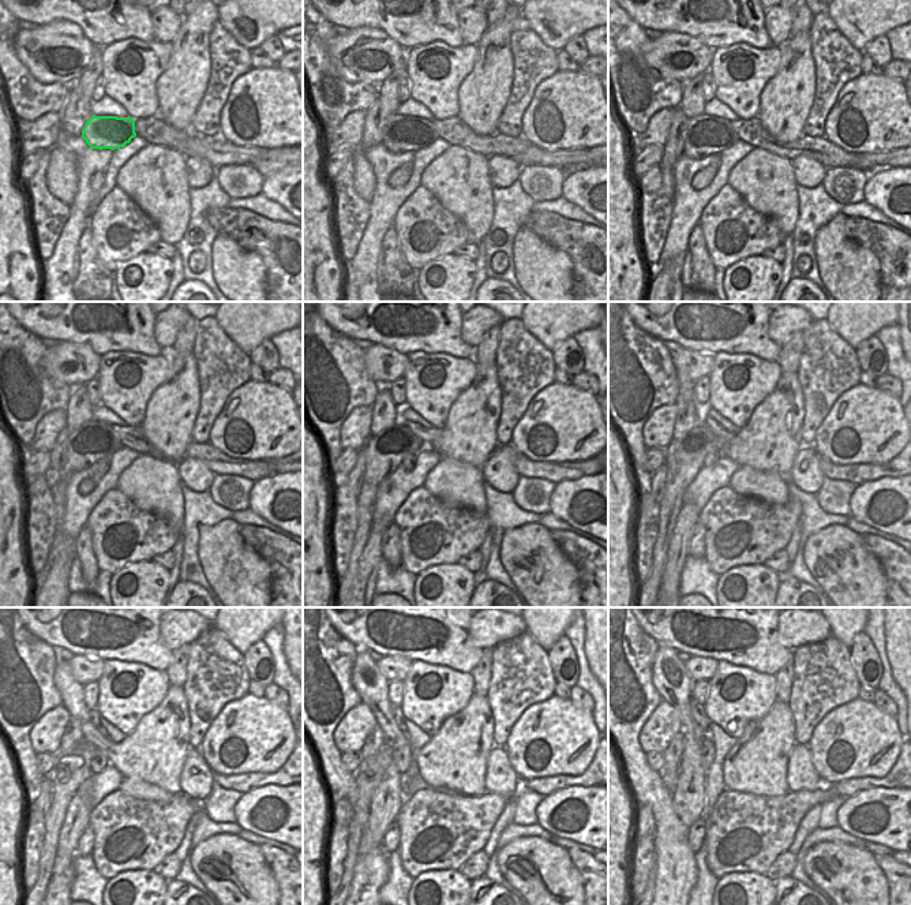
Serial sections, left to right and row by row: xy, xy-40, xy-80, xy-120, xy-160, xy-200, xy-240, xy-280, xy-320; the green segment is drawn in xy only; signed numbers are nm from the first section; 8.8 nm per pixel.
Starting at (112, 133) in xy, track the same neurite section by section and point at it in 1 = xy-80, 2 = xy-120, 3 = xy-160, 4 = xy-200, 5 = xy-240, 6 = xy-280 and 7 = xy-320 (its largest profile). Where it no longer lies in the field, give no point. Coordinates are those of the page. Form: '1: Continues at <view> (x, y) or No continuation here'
1: Continues at xy-80 (705, 135)
2: Continues at xy-120 (94, 440)
3: Continues at xy-160 (385, 452)
4: Continues at xy-200 (685, 457)
5: Continues at xy-240 (72, 767)
6: Continues at xy-280 (371, 773)
7: Continues at xy-320 (652, 875)

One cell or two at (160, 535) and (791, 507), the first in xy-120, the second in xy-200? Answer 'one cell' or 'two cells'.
one cell

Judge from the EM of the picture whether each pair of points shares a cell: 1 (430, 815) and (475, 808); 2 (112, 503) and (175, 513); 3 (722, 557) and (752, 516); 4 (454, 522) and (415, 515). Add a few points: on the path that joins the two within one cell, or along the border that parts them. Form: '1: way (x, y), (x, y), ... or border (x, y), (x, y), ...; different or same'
1: way (441, 815), (464, 815); same
2: border (116, 487), (138, 508), (167, 519); different
3: way (733, 546), (745, 535), (749, 535), (753, 527); same
4: way (445, 522), (424, 520); same

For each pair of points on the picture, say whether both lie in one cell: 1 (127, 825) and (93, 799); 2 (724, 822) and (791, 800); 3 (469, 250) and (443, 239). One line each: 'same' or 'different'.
1: different
2: same
3: different

